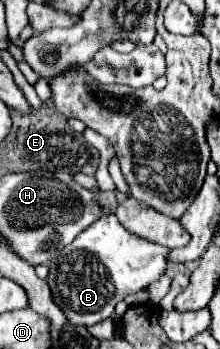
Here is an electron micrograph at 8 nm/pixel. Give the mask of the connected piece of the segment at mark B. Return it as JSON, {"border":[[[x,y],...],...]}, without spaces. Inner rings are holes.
{"border":[[[103,215],[97,219],[91,227],[87,227],[79,237],[67,245],[59,255],[51,261],[51,271],[47,277],[47,283],[53,293],[55,305],[65,313],[65,317],[75,325],[95,325],[107,317],[113,315],[115,305],[123,301],[127,295],[137,293],[145,287],[149,287],[153,281],[157,281],[167,271],[167,247],[161,247],[157,243],[145,241],[135,237],[133,233],[125,231],[123,225],[117,221],[115,215]]]}

